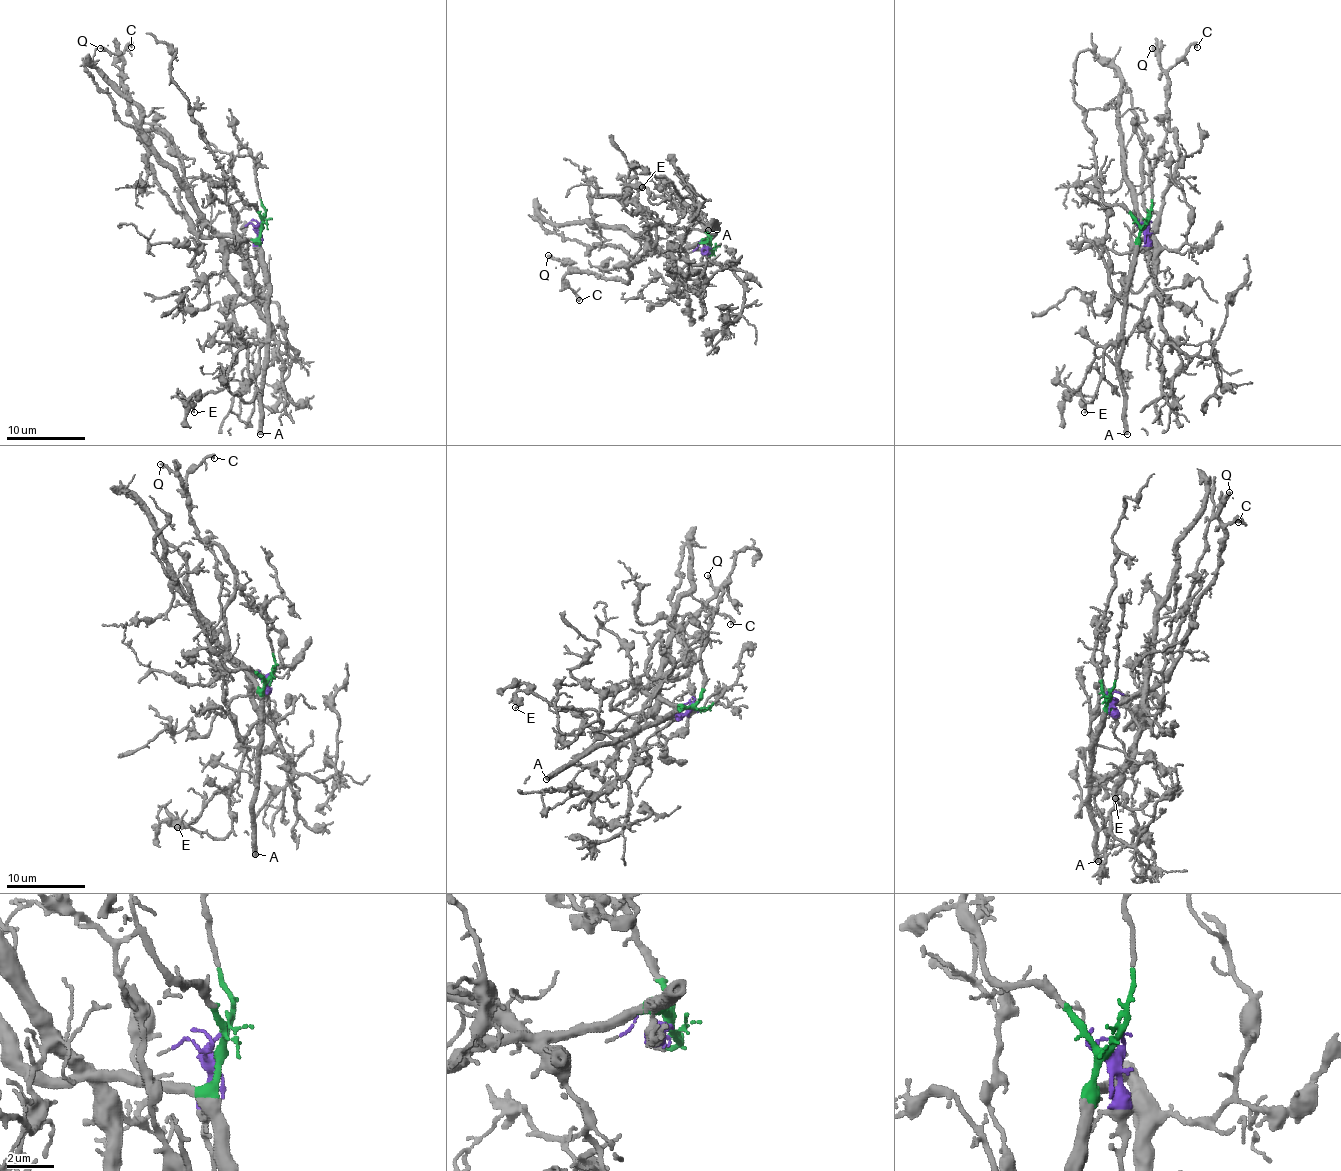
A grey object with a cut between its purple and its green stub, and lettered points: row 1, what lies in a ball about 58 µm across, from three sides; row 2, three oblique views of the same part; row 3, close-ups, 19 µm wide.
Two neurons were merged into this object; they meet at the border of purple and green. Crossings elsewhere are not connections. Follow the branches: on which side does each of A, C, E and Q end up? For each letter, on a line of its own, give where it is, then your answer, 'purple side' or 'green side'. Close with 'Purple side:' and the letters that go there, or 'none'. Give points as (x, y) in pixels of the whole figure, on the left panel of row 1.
A: (260, 434) | green side
C: (131, 47) | green side
E: (194, 412) | purple side
Q: (100, 48) | green side
Purple side: E

